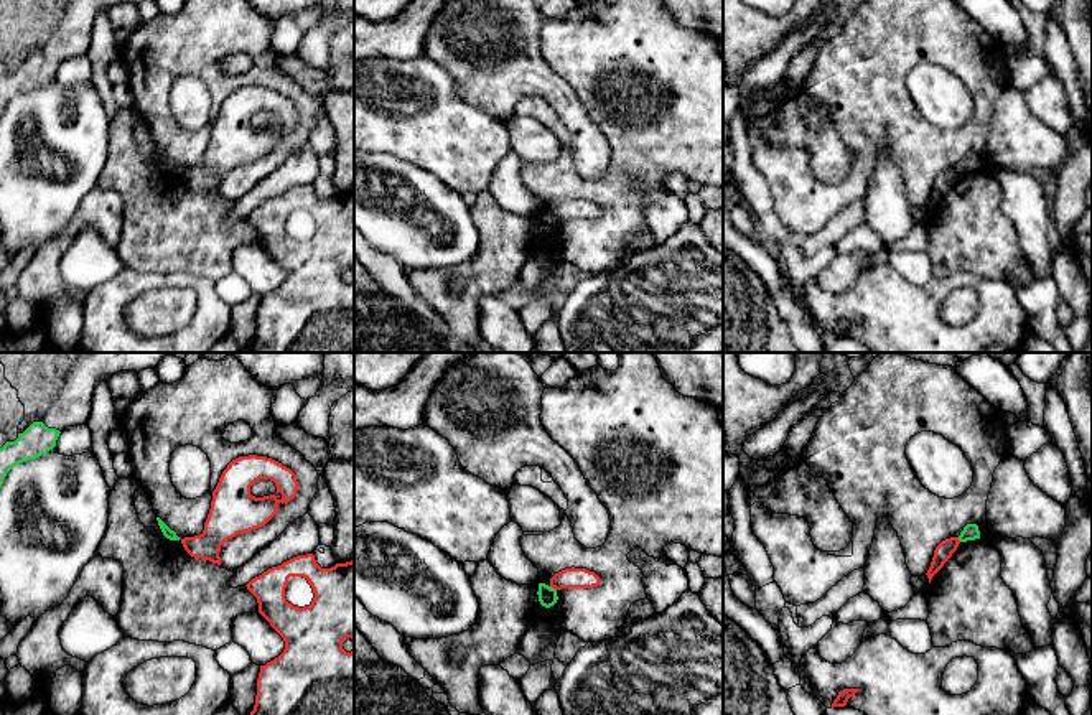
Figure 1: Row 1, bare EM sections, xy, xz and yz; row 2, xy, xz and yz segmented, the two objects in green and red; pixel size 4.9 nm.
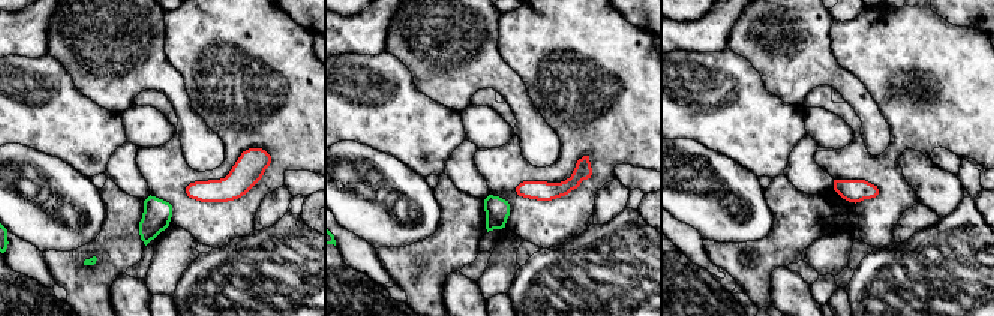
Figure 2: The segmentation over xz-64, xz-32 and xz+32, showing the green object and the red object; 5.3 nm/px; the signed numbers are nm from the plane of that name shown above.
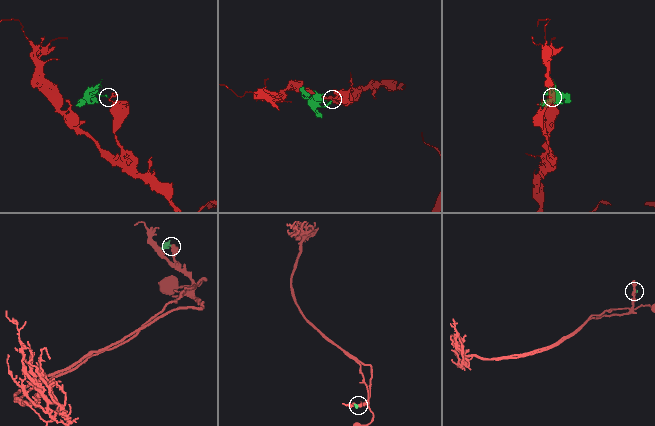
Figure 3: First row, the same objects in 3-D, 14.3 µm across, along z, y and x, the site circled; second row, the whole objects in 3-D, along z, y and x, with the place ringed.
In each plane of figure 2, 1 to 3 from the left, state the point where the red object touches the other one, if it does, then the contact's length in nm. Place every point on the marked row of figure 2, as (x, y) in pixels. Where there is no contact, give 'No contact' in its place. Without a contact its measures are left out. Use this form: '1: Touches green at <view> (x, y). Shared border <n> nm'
1: No contact
2: No contact
3: No contact

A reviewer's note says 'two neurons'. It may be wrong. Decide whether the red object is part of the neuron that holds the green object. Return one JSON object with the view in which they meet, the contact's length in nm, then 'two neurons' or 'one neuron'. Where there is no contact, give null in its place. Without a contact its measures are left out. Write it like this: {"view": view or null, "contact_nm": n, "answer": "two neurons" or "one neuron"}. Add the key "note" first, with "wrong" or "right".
{"note": "right", "view": "xz", "contact_nm": 40, "answer": "two neurons"}

